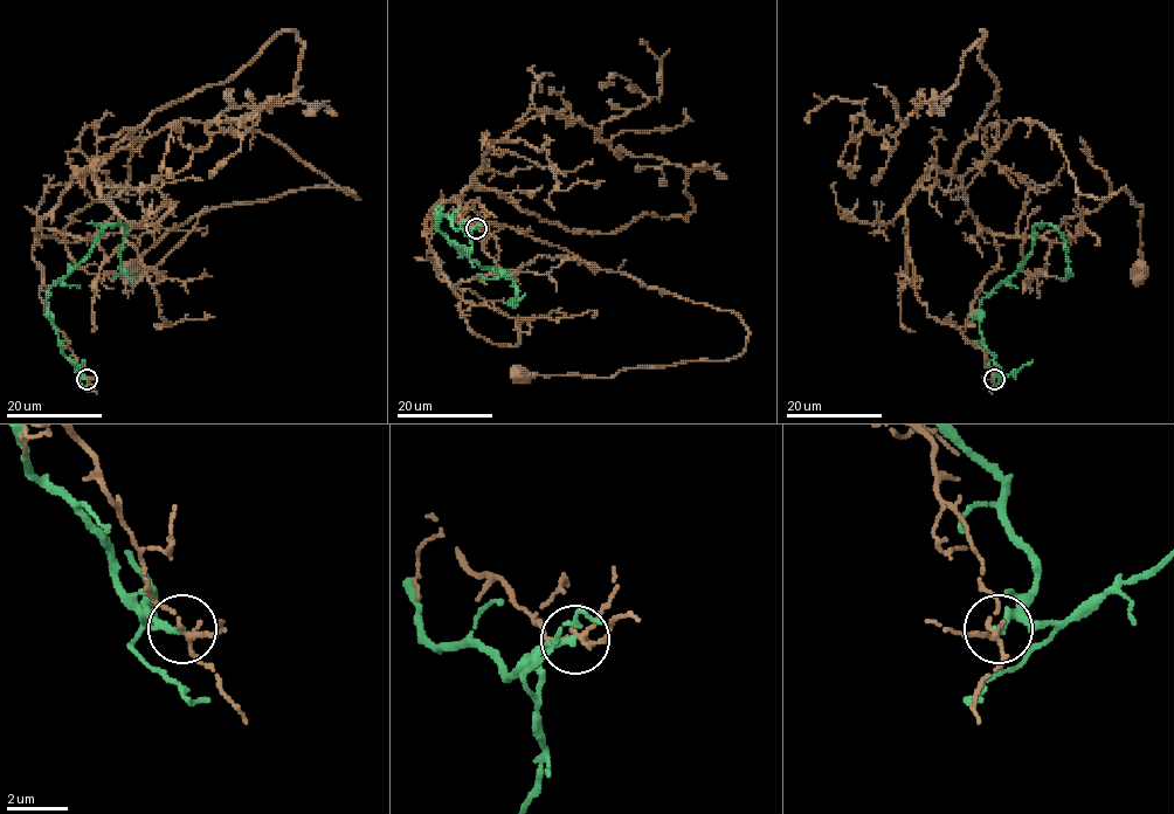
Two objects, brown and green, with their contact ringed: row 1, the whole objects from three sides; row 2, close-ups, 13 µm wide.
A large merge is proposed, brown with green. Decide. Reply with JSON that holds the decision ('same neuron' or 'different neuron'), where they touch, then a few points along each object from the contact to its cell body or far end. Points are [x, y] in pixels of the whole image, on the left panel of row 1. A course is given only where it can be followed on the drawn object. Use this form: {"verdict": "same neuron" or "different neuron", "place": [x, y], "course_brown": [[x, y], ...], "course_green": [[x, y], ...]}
{"verdict": "different neuron", "place": [87, 379], "course_brown": [[87, 380], [33, 256], [78, 168], [180, 119], [232, 121], [359, 199], [299, 188], [213, 207], [130, 271]], "course_green": [[87, 379], [63, 354], [47, 292], [88, 256], [108, 225], [123, 223], [129, 229], [119, 269], [136, 277]]}

